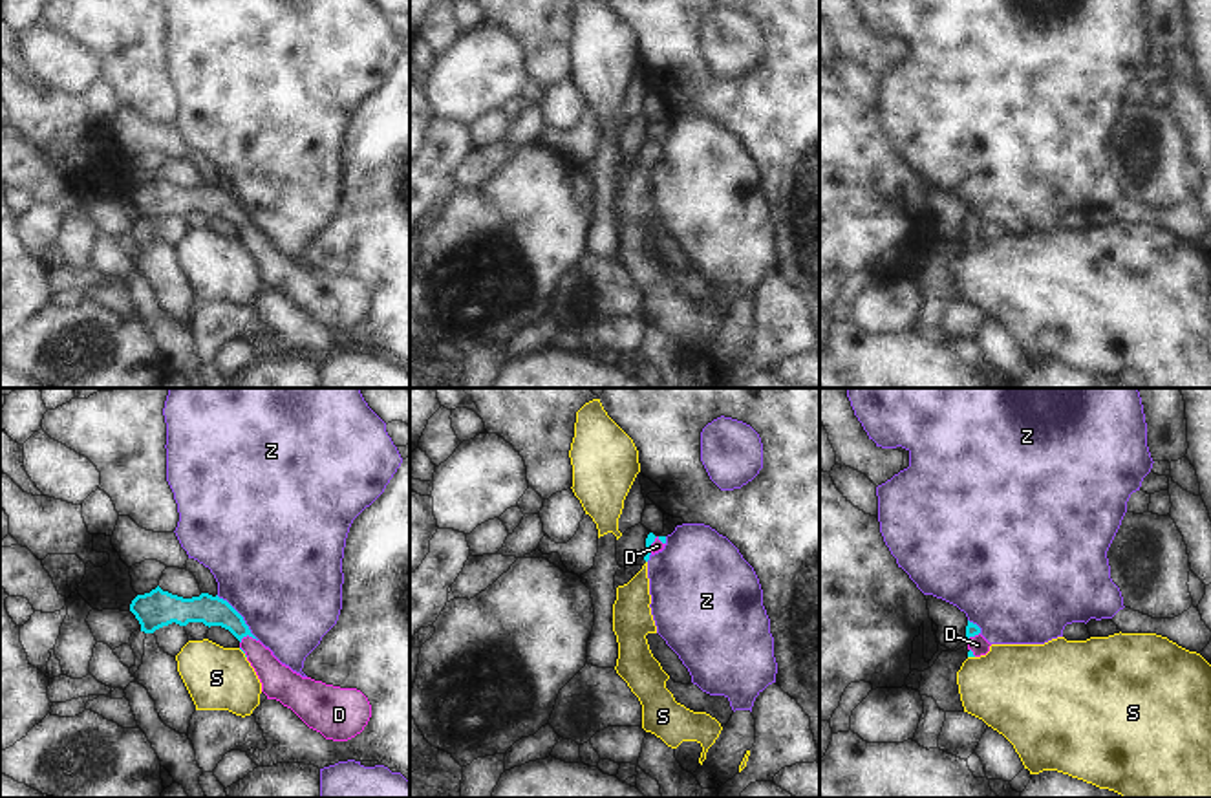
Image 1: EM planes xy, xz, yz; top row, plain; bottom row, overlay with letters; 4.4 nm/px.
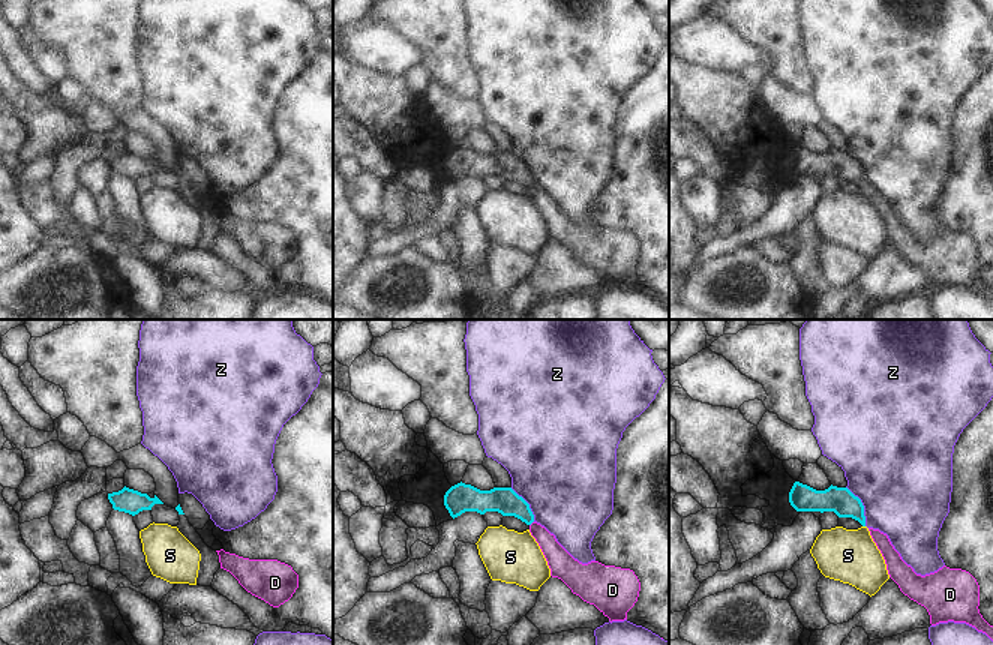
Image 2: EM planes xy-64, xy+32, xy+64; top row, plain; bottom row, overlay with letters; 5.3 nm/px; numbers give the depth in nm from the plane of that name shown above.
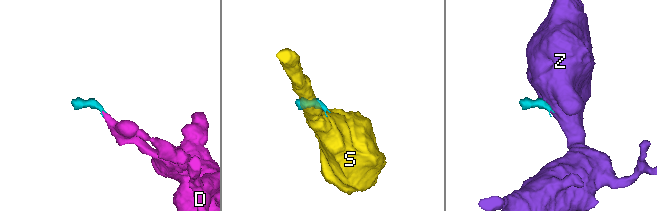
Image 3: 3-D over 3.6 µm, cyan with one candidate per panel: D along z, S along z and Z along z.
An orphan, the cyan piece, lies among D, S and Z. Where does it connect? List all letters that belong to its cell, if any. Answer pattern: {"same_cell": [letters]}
{"same_cell": ["D"]}

